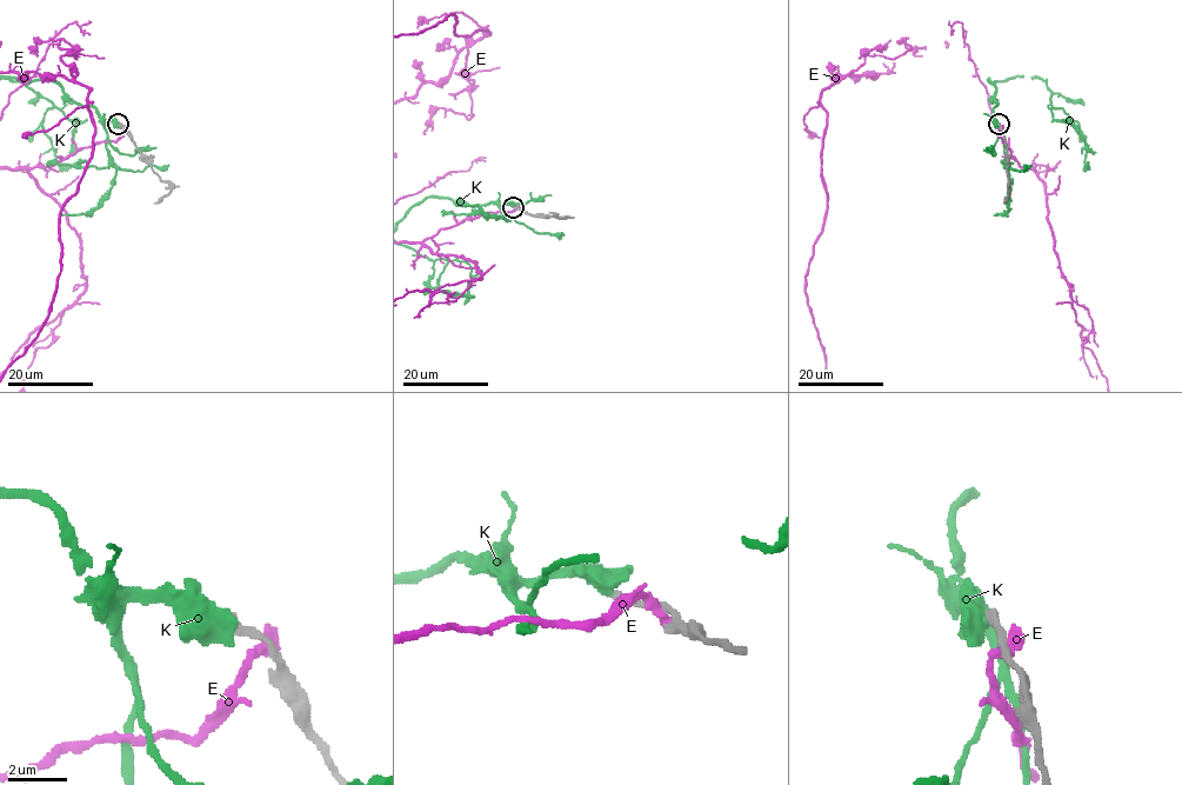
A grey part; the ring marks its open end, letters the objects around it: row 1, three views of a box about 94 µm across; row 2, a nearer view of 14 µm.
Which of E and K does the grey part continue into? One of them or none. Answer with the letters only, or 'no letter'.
K

